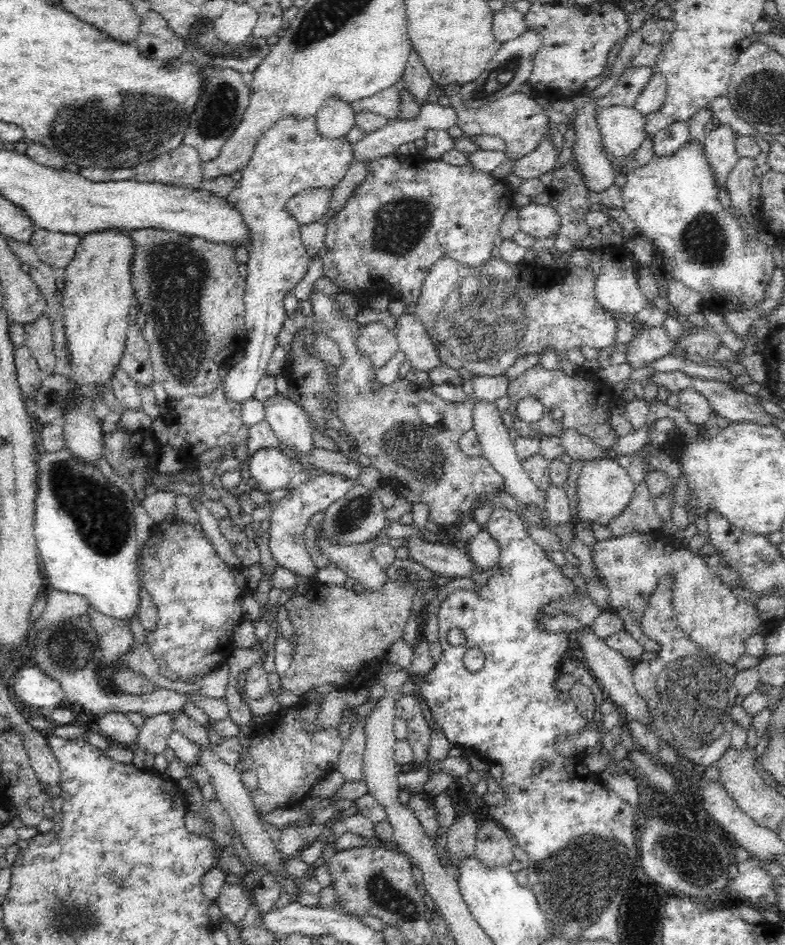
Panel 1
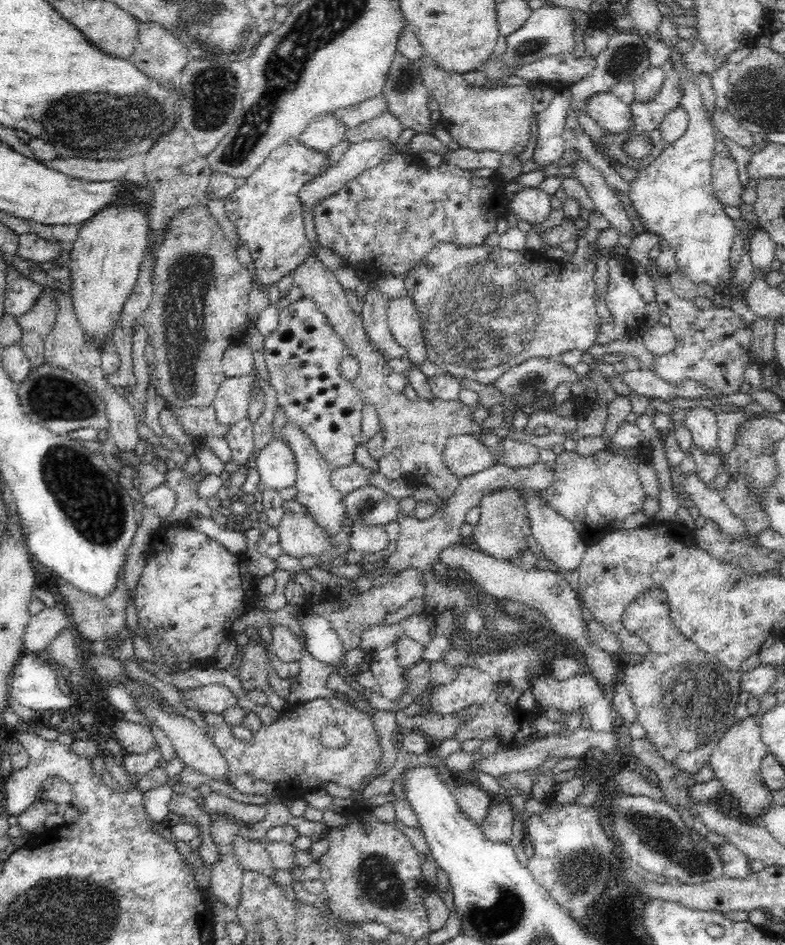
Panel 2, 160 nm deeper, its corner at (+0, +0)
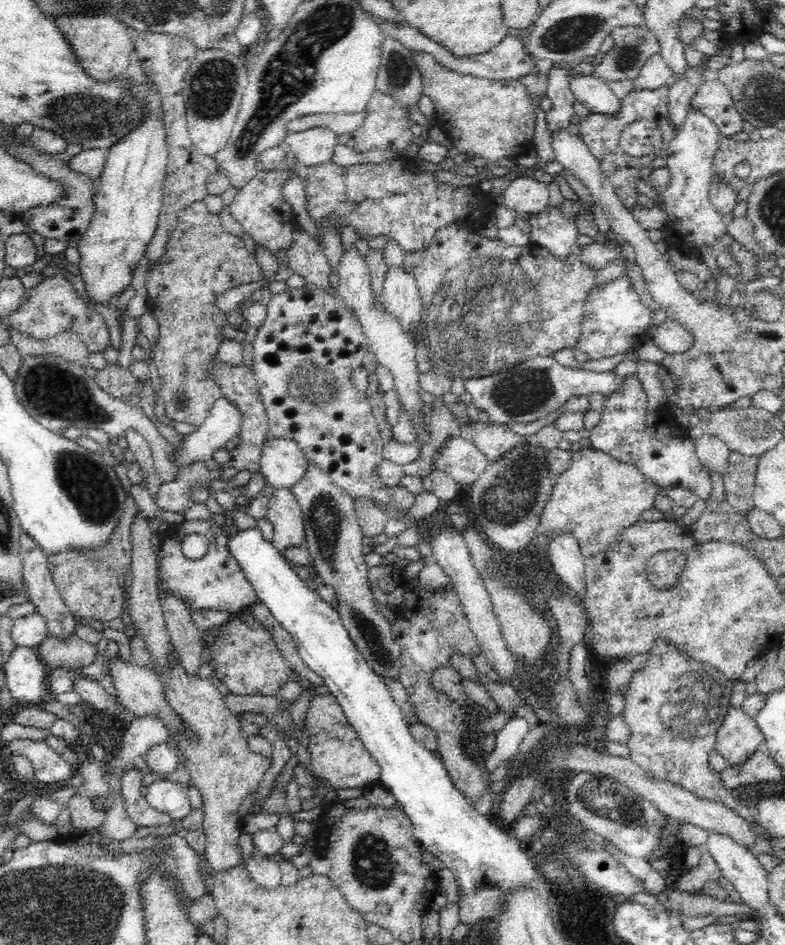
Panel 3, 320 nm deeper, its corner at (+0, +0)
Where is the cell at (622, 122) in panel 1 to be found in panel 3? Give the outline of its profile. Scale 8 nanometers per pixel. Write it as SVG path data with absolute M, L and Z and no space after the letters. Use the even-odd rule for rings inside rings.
M594 76L569 78L570 89L575 100L584 105L592 114L616 114L622 100L618 99L604 80Z

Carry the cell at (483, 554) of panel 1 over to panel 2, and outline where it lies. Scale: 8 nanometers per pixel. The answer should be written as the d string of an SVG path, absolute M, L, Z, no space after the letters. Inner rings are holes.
M516 487L498 489L496 492L488 491L480 499L480 515L478 524L471 534L480 548L480 552L495 560L509 560L518 552L528 550L536 554L539 559L544 558L541 548L534 539L530 521L528 521L528 509L526 501L522 497L522 491Z

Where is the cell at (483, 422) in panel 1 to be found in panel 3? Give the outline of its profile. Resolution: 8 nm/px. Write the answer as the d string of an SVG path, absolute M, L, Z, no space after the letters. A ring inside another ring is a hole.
M568 533L553 535L549 541L547 555L552 561L554 572L576 596L584 599L587 589L585 582L585 557L578 541Z

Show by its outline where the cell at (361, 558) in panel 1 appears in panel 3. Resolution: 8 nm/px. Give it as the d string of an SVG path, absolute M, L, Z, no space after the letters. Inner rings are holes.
M275 488L267 504L270 523L274 528L273 544L284 555L288 547L300 547L306 542L305 518L289 488Z

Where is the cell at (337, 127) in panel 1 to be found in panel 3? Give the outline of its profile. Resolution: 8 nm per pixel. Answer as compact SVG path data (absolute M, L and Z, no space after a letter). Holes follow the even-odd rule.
M312 128L303 132L289 133L284 138L283 144L298 163L314 166L331 160L337 145L337 135L328 129Z

